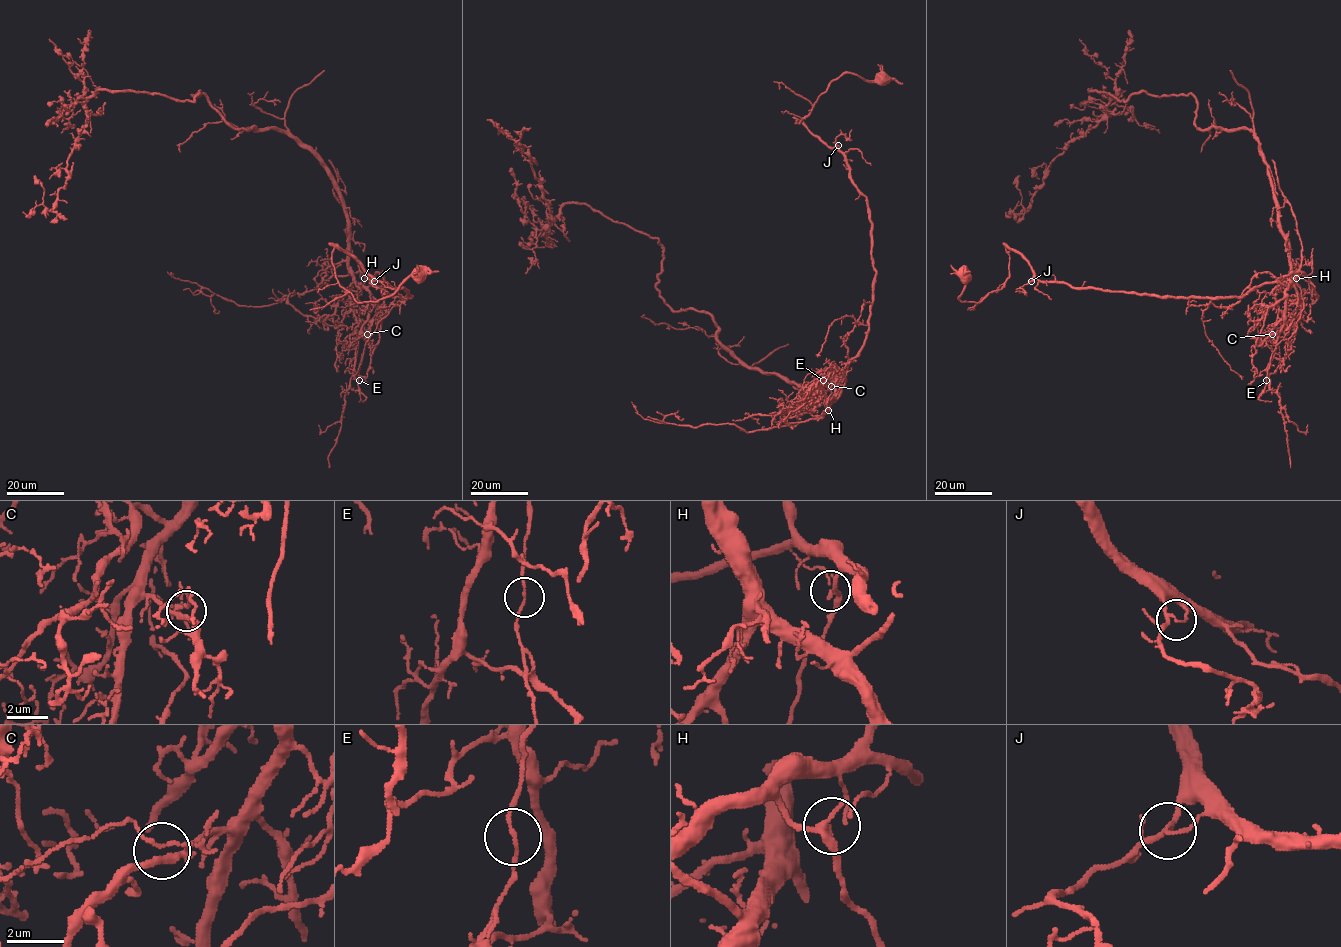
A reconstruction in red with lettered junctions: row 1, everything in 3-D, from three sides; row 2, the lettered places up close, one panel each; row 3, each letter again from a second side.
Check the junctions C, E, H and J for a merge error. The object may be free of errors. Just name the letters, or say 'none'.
E

